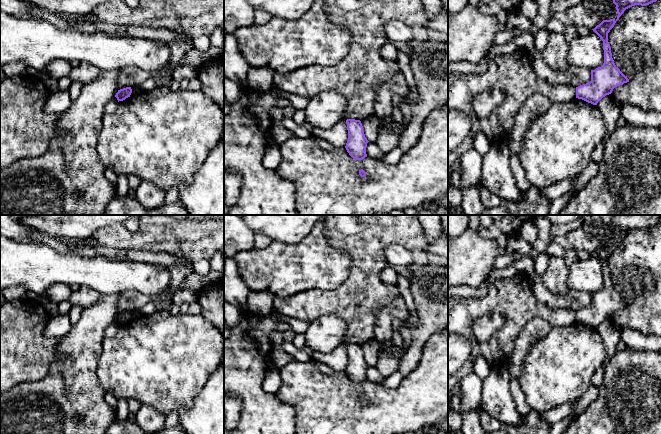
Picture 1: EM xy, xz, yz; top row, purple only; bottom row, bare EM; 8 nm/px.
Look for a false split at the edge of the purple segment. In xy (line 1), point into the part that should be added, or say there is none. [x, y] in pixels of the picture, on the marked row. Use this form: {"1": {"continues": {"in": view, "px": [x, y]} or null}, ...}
{"1": {"continues": null}}

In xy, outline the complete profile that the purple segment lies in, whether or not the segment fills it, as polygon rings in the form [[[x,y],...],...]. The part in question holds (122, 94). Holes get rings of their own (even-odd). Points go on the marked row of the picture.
[[[126,87],[126,88],[118,90],[115,97],[117,98],[119,102],[119,101],[123,101],[126,98],[130,97],[131,93],[132,93],[131,87]]]

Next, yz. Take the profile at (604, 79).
[[[614,18],[603,20],[593,29],[603,41],[604,63],[601,67],[591,70],[590,82],[576,87],[576,98],[593,105],[597,105],[603,97],[611,94],[615,87],[629,82],[627,76],[615,65],[608,42],[608,33],[615,23]]]

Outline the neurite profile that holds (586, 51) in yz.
[[[593,31],[589,35],[570,36],[567,62],[576,66],[595,70],[604,63],[603,41]]]

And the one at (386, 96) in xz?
[[[399,71],[384,85],[376,90],[374,99],[375,114],[379,118],[392,115],[393,108],[399,97],[404,97],[409,92],[404,75]]]

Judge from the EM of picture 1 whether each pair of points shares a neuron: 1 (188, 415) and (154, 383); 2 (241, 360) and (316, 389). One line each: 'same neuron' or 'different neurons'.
1: different neurons
2: different neurons

